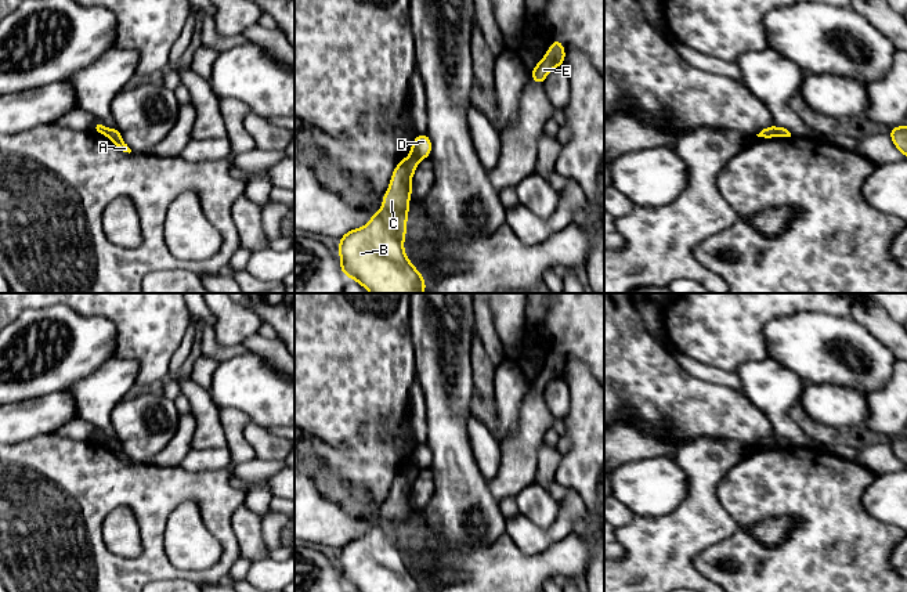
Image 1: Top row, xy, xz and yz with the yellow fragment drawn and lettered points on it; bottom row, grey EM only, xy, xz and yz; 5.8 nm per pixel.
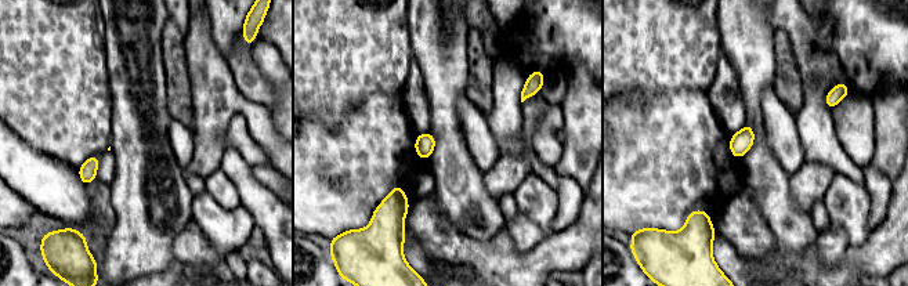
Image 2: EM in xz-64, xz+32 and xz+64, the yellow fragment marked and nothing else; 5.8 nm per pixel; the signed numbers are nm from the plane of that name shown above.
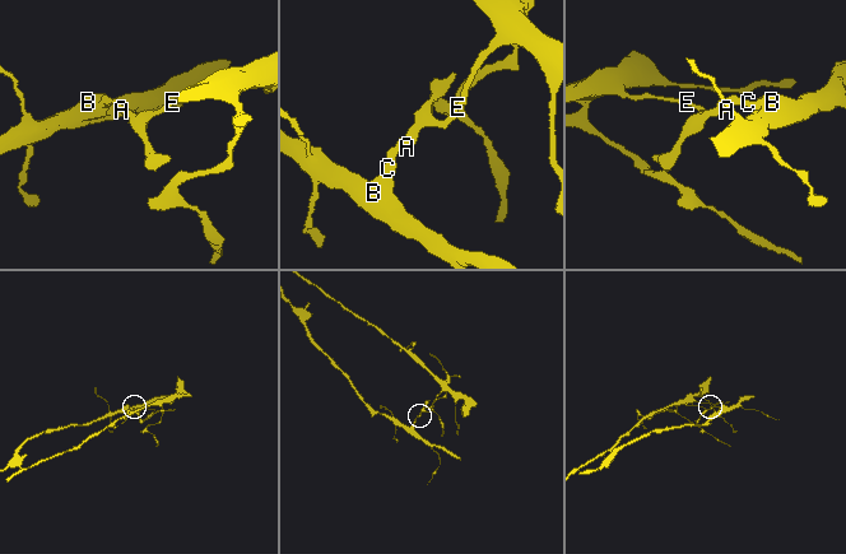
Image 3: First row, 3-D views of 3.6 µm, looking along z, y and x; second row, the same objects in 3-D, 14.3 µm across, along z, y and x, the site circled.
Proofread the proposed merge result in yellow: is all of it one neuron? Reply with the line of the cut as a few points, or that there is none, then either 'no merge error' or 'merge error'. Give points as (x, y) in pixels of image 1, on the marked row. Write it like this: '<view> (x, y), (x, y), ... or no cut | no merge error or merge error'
yz (774, 127), (777, 134) | merge error

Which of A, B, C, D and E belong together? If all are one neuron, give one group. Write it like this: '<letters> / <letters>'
A D E / B C

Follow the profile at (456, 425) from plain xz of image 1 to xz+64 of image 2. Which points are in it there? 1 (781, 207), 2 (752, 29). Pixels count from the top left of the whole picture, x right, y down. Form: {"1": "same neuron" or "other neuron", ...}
{"1": "same neuron", "2": "same neuron"}

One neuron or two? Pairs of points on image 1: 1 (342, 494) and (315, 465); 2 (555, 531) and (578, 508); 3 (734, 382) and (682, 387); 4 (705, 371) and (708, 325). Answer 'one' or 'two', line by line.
1: one
2: one
3: two
4: two

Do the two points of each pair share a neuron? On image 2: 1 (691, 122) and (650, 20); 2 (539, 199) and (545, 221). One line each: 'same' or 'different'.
1: different
2: same

